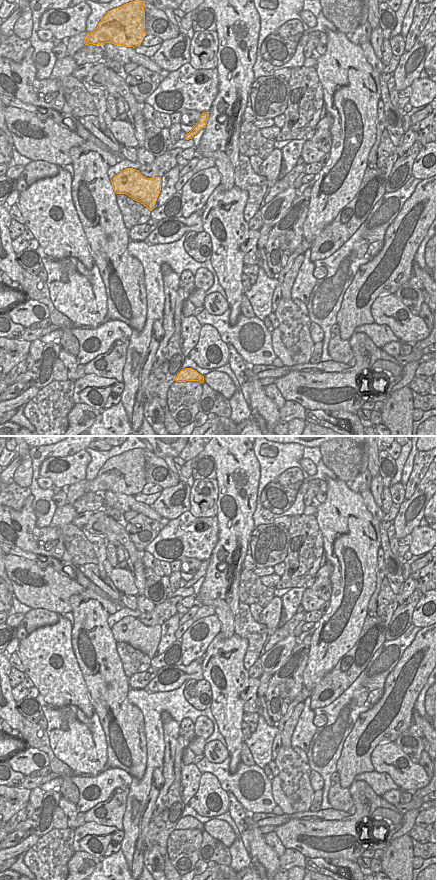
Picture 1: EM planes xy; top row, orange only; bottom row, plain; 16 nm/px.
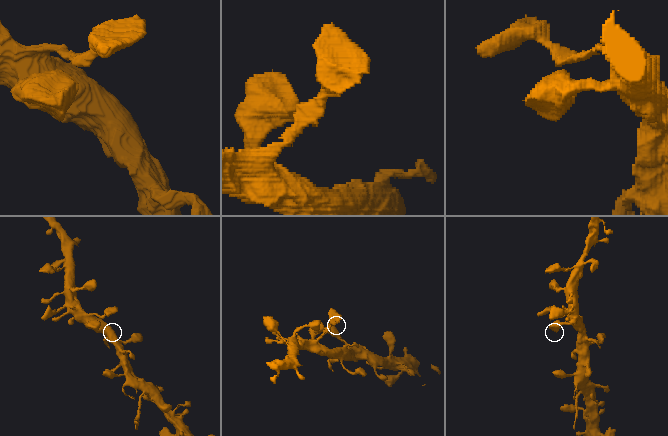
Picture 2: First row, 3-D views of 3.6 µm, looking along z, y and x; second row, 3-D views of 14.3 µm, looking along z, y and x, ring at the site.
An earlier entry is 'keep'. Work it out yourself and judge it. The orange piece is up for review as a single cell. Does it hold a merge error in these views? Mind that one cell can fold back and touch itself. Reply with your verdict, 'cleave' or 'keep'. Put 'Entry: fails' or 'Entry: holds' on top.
Entry: holds
keep

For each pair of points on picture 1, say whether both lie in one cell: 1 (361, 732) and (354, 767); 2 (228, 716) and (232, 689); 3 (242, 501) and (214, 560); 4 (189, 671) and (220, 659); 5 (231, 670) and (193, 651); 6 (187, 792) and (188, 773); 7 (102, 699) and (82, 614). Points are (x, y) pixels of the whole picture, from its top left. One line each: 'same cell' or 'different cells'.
1: same cell
2: same cell
3: same cell
4: different cells
5: different cells
6: same cell
7: same cell

